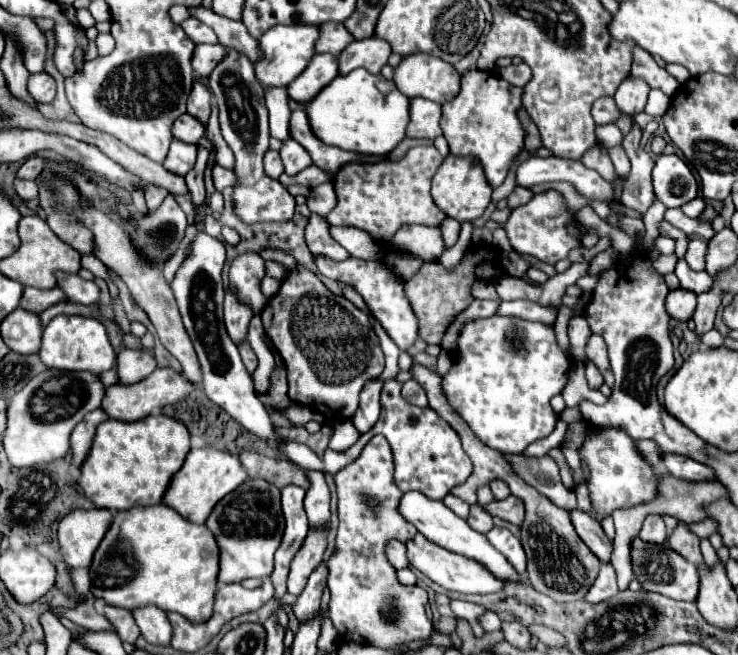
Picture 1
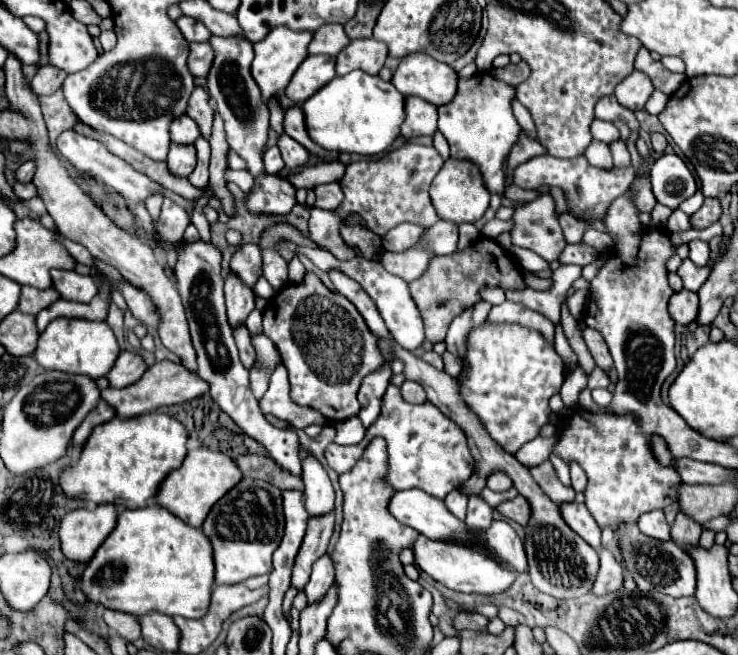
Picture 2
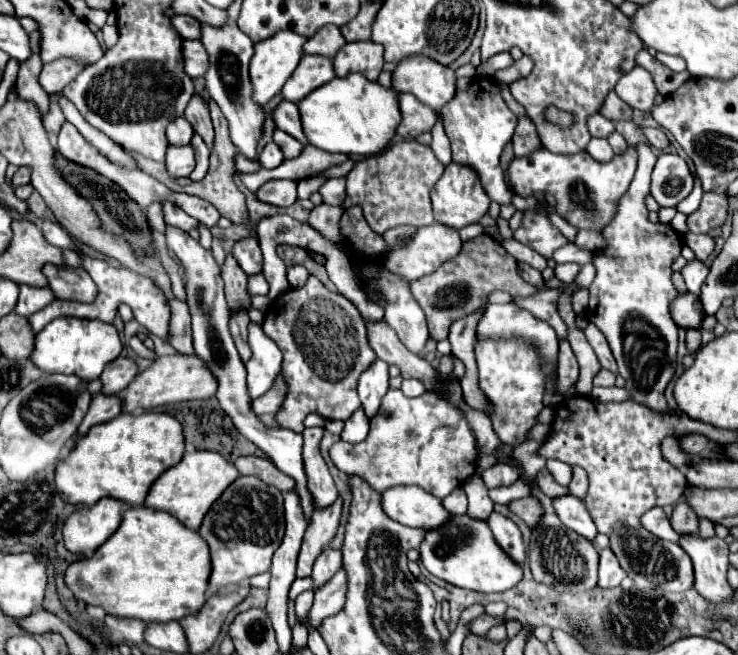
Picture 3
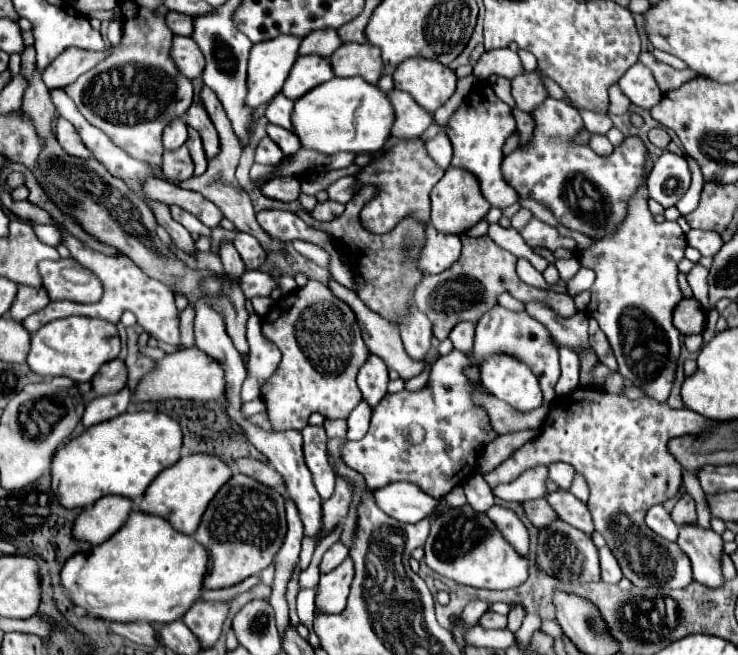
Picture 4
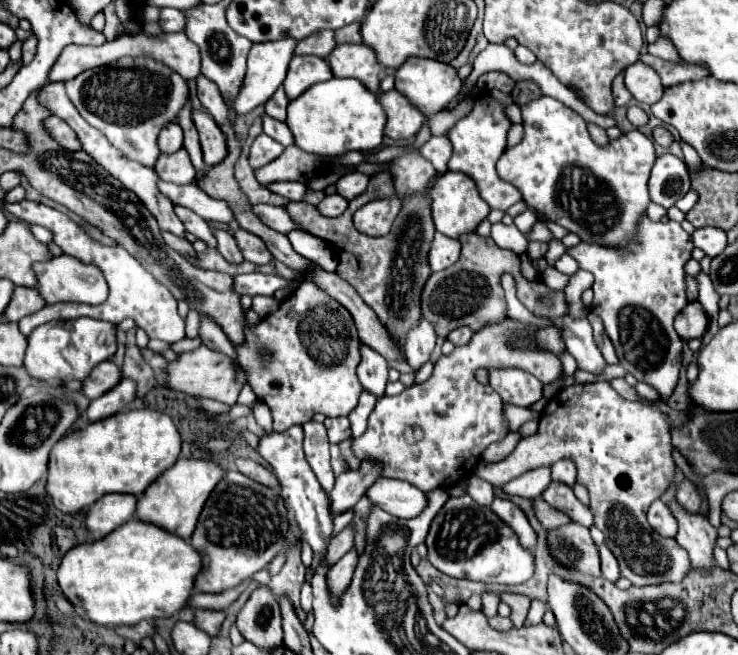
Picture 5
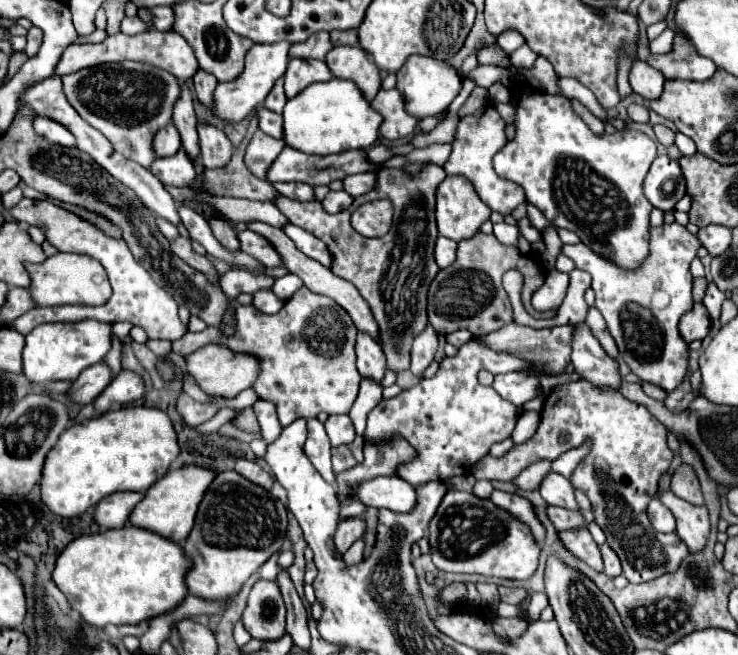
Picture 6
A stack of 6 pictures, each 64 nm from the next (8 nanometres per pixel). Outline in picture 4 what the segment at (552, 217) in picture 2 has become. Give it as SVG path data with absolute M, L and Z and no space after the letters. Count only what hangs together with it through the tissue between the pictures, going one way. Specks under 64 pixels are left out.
M532 218L526 228L520 230L522 238L526 240L528 246L546 246L548 250L558 250L558 248L576 248L576 240L572 238L560 238L556 228L540 222L538 218Z

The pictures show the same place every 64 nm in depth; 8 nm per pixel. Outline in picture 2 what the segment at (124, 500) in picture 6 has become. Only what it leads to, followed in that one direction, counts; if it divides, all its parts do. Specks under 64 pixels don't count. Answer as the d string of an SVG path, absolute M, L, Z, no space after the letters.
M98 504L94 508L72 510L60 524L62 552L70 560L88 562L98 546L116 528L118 508L112 504Z

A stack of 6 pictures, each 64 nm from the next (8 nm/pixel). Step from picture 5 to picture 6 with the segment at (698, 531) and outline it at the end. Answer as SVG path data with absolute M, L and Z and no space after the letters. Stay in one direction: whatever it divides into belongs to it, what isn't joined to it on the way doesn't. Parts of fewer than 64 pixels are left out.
M658 490L656 498L666 504L674 518L676 518L676 532L678 536L688 544L688 550L700 550L704 548L710 532L710 520L706 506L694 506L682 498L678 498L674 492Z

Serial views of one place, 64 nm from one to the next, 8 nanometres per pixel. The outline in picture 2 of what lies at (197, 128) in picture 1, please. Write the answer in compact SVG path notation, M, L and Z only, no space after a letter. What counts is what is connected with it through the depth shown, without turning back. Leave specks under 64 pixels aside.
M186 114L176 118L170 124L170 138L176 144L194 144L194 140L200 136L200 130L196 128L196 122L188 118Z

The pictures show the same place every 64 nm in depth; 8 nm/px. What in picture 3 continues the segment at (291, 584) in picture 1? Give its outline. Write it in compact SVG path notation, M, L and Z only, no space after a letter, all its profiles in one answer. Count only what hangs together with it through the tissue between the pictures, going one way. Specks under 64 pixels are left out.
M338 496L334 504L316 508L312 522L308 524L308 530L302 540L302 550L298 556L298 572L296 576L308 576L312 572L312 564L318 558L318 554L328 548L330 540L334 538L340 518L342 518L342 498Z

